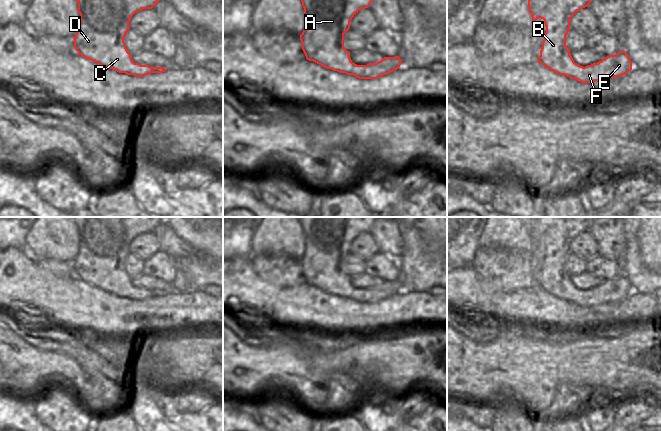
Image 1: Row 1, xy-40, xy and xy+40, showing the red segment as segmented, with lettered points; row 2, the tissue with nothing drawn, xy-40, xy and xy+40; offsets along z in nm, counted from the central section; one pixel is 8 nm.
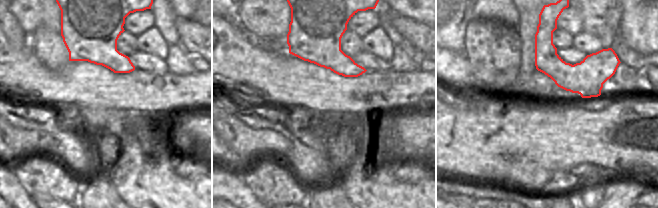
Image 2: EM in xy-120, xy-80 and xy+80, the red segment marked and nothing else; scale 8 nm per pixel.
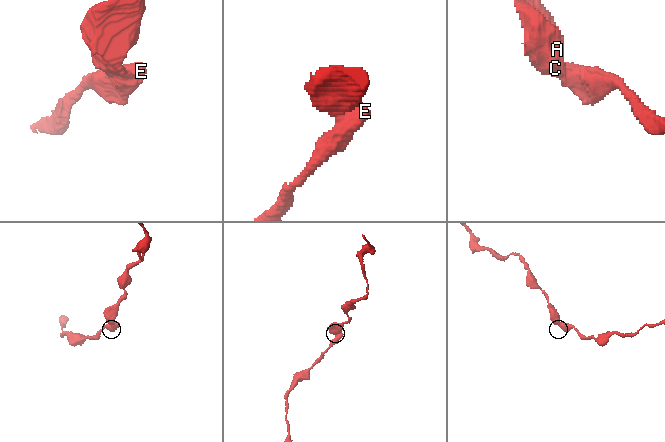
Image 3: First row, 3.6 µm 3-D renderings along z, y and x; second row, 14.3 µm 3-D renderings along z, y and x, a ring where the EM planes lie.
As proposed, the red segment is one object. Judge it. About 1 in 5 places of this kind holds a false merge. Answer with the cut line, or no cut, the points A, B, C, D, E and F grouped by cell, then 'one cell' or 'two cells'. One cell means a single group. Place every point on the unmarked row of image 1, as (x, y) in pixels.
cut none; groups A B C D E F; one cell

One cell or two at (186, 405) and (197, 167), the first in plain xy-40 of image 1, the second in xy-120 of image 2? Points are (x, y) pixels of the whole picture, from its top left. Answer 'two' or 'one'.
one

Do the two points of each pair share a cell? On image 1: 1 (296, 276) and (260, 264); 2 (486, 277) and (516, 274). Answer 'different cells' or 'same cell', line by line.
1: same cell
2: same cell

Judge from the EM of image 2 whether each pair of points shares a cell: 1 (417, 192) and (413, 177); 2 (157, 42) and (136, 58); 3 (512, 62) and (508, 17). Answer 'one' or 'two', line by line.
1: two
2: two
3: two

